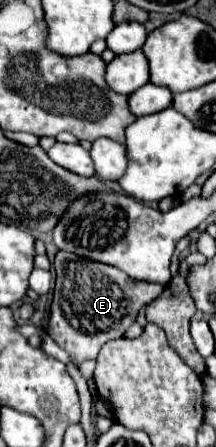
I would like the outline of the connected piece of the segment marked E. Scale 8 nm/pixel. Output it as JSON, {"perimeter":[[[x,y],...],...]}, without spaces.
{"perimeter":[[[68,251],[56,253],[54,269],[56,269],[56,287],[54,287],[50,313],[48,313],[46,331],[64,351],[70,353],[76,367],[80,367],[86,359],[96,359],[98,351],[102,349],[104,343],[108,343],[112,339],[120,339],[124,335],[124,331],[136,321],[138,311],[152,301],[152,291],[158,291],[158,285],[154,285],[154,283],[136,283],[130,277],[126,277],[126,273],[122,273],[120,269],[78,257]]]}

